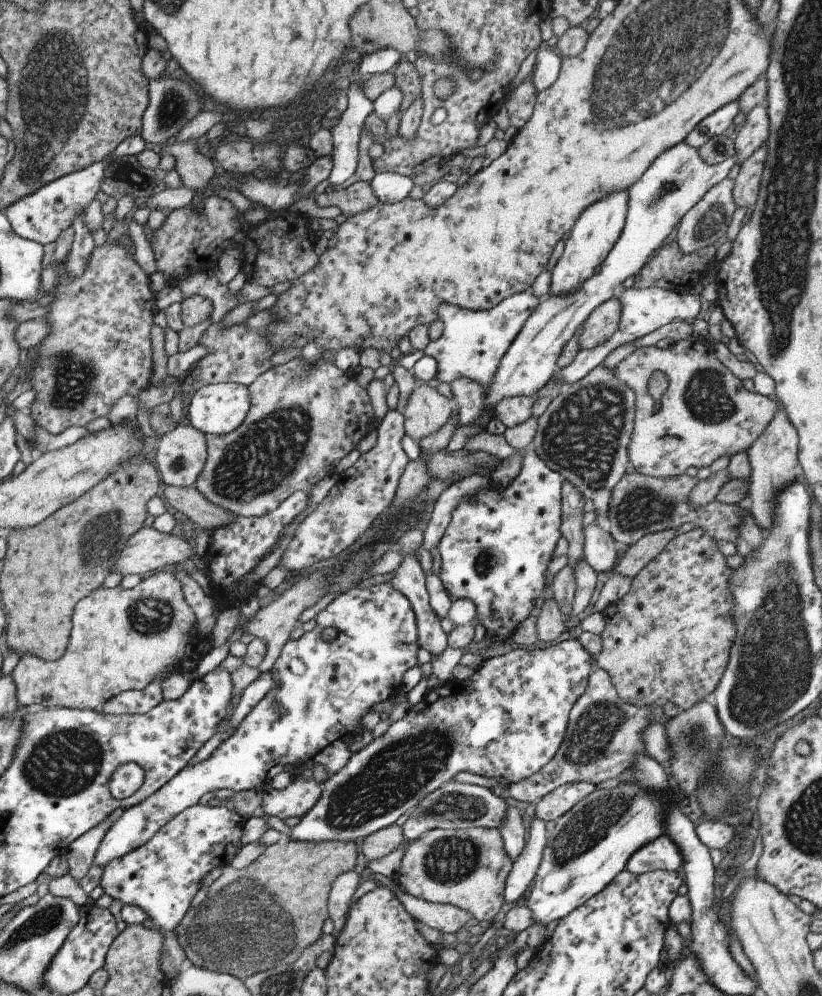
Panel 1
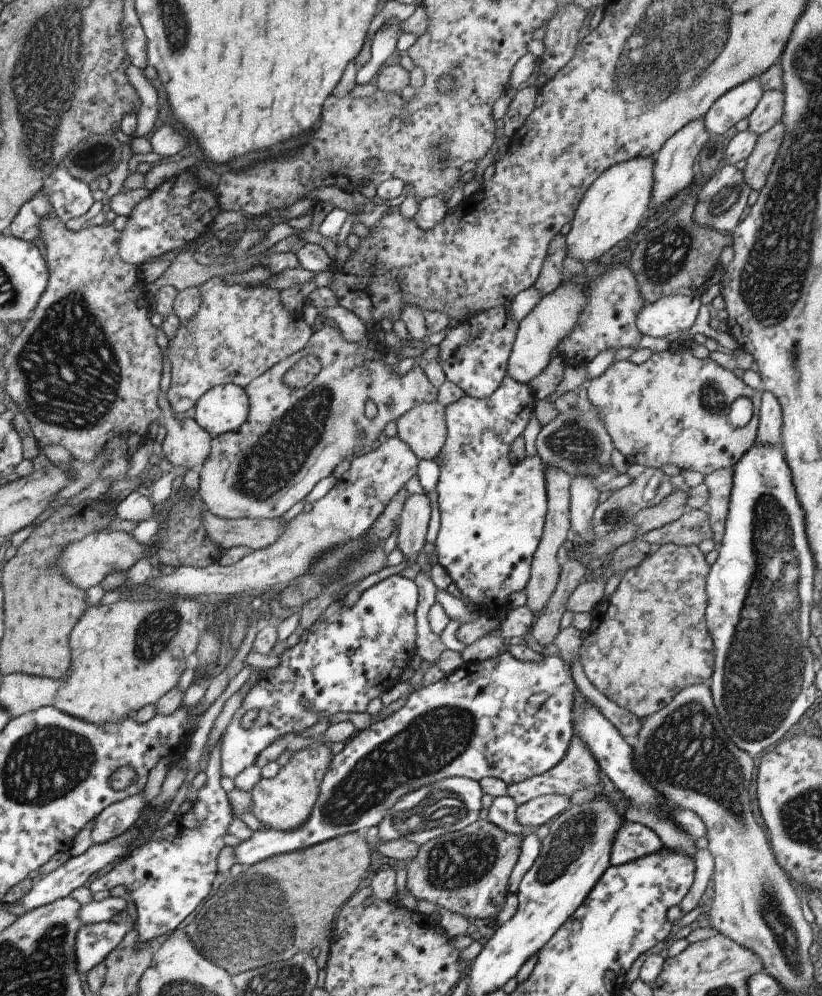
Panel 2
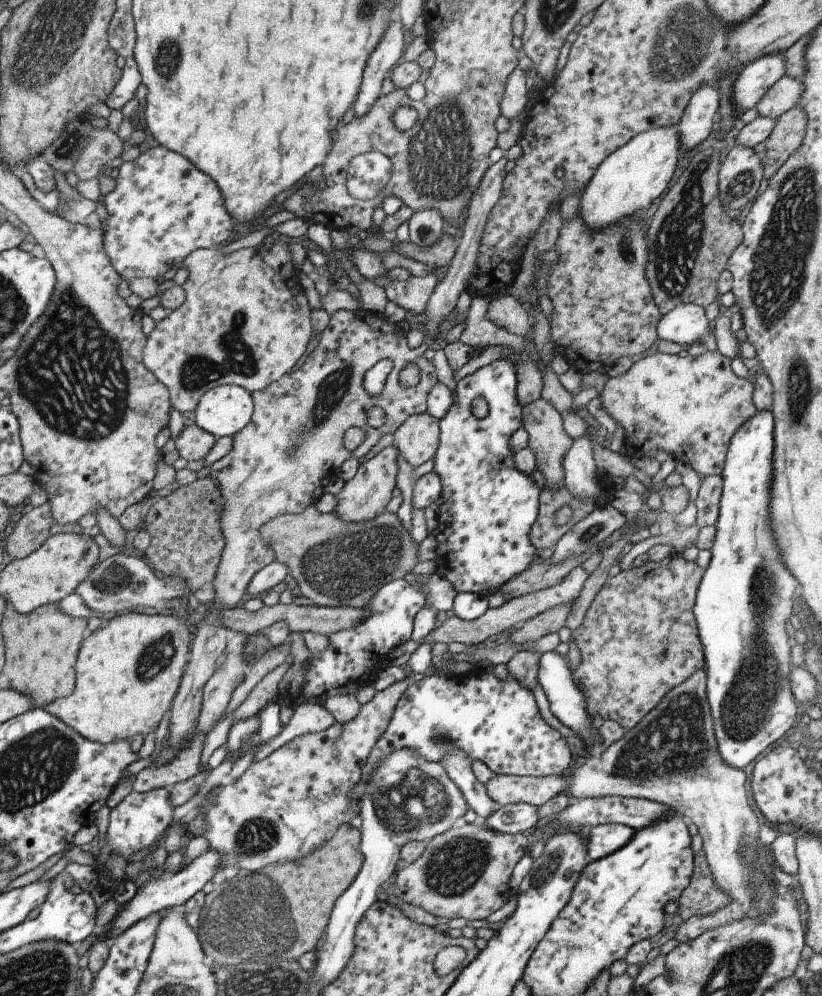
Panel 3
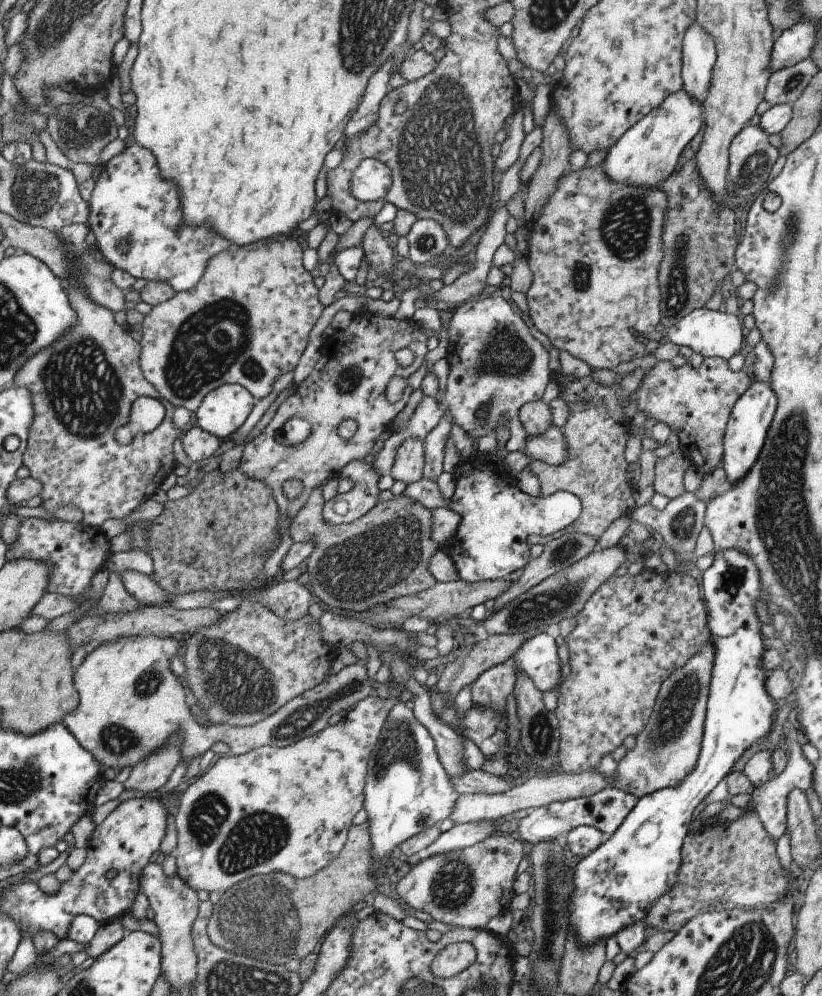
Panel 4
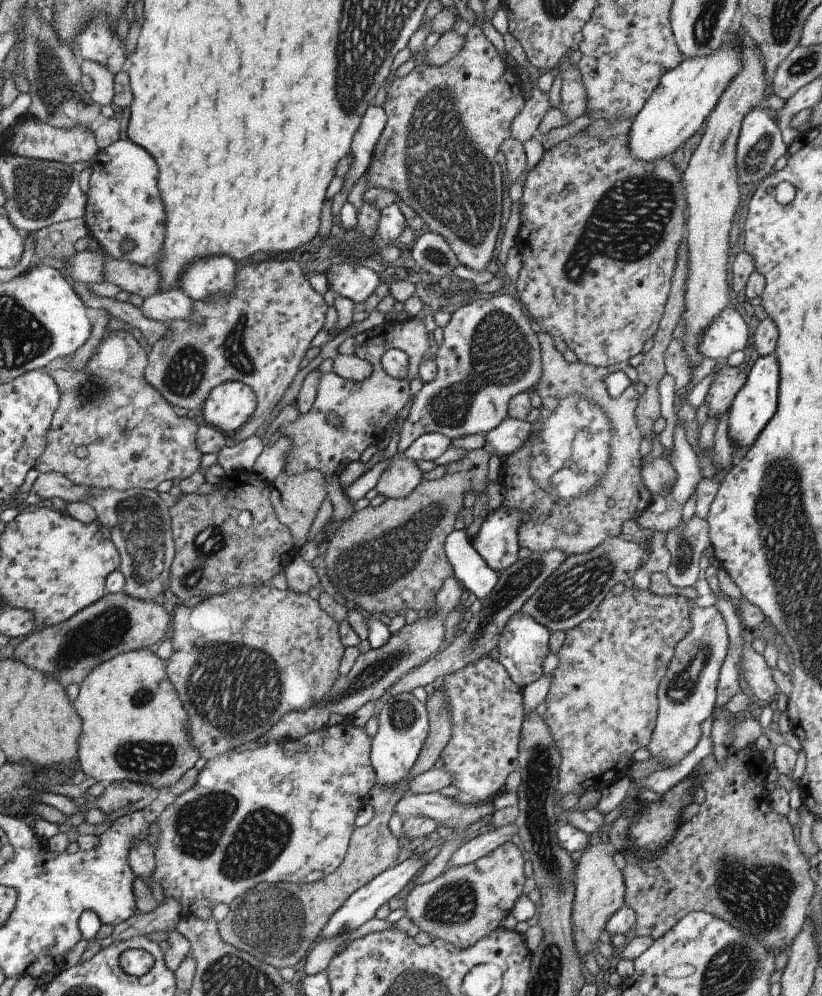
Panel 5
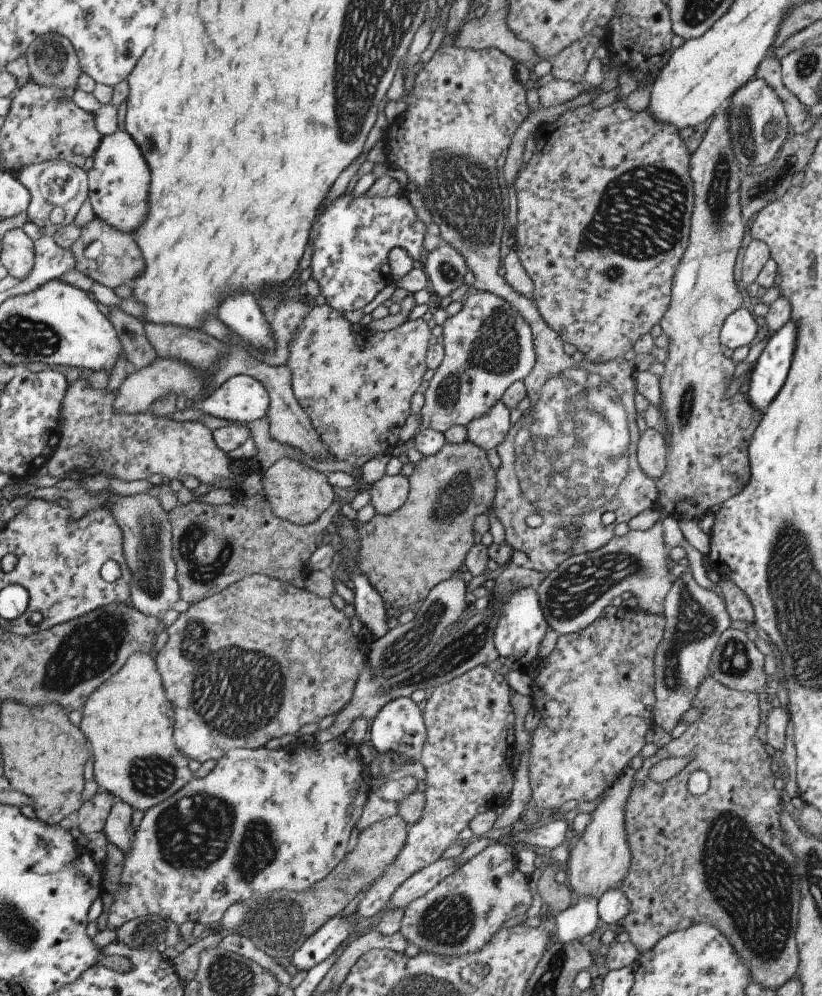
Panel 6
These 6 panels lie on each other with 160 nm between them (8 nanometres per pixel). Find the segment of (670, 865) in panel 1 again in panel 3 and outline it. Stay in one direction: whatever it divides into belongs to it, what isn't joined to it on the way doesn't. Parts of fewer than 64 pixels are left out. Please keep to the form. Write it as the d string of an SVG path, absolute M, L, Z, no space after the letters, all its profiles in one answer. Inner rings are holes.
M603 824L583 830L585 850L590 861L609 856L613 850L619 850L633 838L635 829L623 824Z

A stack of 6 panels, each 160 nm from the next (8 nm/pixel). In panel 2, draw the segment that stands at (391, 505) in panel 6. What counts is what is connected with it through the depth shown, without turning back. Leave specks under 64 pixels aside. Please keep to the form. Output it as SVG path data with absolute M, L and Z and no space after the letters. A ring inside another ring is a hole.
M439 401L414 404L396 420L396 435L419 459L431 459L444 445L445 406Z

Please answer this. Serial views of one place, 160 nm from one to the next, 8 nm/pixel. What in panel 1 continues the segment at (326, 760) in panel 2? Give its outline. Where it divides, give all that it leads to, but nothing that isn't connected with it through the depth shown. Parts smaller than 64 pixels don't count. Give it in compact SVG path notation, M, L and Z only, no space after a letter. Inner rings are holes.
M292 777L289 786L281 790L265 788L259 808L267 816L283 820L290 816L303 816L309 812L322 791L322 785L314 779L300 780Z

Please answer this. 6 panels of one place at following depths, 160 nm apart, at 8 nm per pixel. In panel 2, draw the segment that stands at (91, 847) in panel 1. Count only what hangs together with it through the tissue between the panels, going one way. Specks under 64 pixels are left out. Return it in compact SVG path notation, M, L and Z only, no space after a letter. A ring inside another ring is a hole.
M140 793L106 806L95 818L91 828L91 842L104 843L119 836L138 817L147 804L141 800Z

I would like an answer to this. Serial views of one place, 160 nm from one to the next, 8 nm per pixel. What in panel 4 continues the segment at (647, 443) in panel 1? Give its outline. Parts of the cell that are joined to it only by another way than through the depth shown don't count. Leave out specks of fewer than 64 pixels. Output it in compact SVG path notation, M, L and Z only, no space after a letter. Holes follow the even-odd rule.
M705 357L697 368L691 367L689 362L674 368L670 361L656 361L652 367L640 378L637 388L628 395L625 404L635 402L637 411L643 413L647 419L663 422L671 430L675 430L681 451L689 457L691 468L701 475L711 473L720 468L722 462L722 442L734 402L747 390L750 385L745 372L732 372L727 367L727 361L721 357Z

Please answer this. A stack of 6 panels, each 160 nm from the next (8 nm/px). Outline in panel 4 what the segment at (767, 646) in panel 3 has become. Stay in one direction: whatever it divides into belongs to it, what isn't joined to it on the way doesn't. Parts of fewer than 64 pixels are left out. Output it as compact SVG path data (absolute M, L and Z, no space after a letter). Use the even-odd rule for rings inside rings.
M755 381L734 402L722 442L722 462L720 468L725 473L727 486L738 483L753 466L754 460L760 456L760 450L767 436L771 418L775 412L775 395L767 383ZM723 549L713 555L711 565L702 572L701 588L706 610L706 627L710 634L710 644L714 652L710 681L708 686L706 713L702 728L700 753L694 769L690 771L677 787L667 787L639 797L635 806L620 822L619 828L592 853L585 855L573 868L572 889L566 906L567 934L572 930L576 941L589 947L600 939L617 934L627 925L641 921L647 908L661 898L674 885L682 863L681 847L691 820L691 812L713 787L725 778L739 760L739 756L751 745L759 742L774 728L775 703L767 694L765 679L768 674L761 667L763 640L759 634L759 620L755 616L755 602L761 600L762 586L760 574L753 559L737 549Z

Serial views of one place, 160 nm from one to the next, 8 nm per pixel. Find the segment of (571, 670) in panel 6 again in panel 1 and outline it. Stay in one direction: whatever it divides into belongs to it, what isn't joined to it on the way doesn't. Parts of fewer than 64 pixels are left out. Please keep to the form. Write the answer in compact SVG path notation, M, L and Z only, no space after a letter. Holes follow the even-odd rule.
M695 527L689 531L673 537L663 548L662 551L650 560L633 577L631 586L627 593L621 598L609 603L604 610L605 627L600 633L601 650L593 656L593 665L605 670L609 675L614 689L623 702L634 704L640 707L655 705L660 707L667 702L673 702L683 709L692 707L697 701L703 700L707 694L711 694L719 679L722 677L726 664L728 663L728 654L732 645L733 637L736 635L736 628L728 617L730 603L734 596L730 593L729 578L732 570L727 567L725 557L719 551L718 542L713 540L702 528Z

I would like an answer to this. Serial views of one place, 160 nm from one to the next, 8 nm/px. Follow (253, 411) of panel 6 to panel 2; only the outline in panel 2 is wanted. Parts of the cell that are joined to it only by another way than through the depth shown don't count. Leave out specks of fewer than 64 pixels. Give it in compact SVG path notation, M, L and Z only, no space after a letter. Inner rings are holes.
M218 384L206 390L195 403L193 420L212 437L234 431L247 418L249 403L244 387Z

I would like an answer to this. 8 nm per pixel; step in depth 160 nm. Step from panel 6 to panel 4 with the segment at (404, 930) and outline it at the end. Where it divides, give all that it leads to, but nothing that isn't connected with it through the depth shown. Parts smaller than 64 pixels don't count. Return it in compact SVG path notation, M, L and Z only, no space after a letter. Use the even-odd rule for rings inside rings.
M499 832L474 845L419 859L396 883L395 890L399 895L399 901L405 902L413 910L427 912L433 920L443 924L454 924L466 929L483 929L490 918L506 911L514 896L511 886L516 877L515 868L524 856L521 843L519 837L513 838L509 833ZM469 941L444 946L429 963L430 971L440 979L448 979L465 970L475 960L476 950Z

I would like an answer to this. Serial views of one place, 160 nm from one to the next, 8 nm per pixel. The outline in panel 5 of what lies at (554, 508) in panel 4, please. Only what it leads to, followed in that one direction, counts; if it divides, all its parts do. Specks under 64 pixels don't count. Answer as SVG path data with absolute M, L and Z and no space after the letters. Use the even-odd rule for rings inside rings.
M499 505L486 512L484 521L481 521L475 536L469 541L481 560L497 574L518 559L517 550L520 546L517 531L527 516L521 509Z

